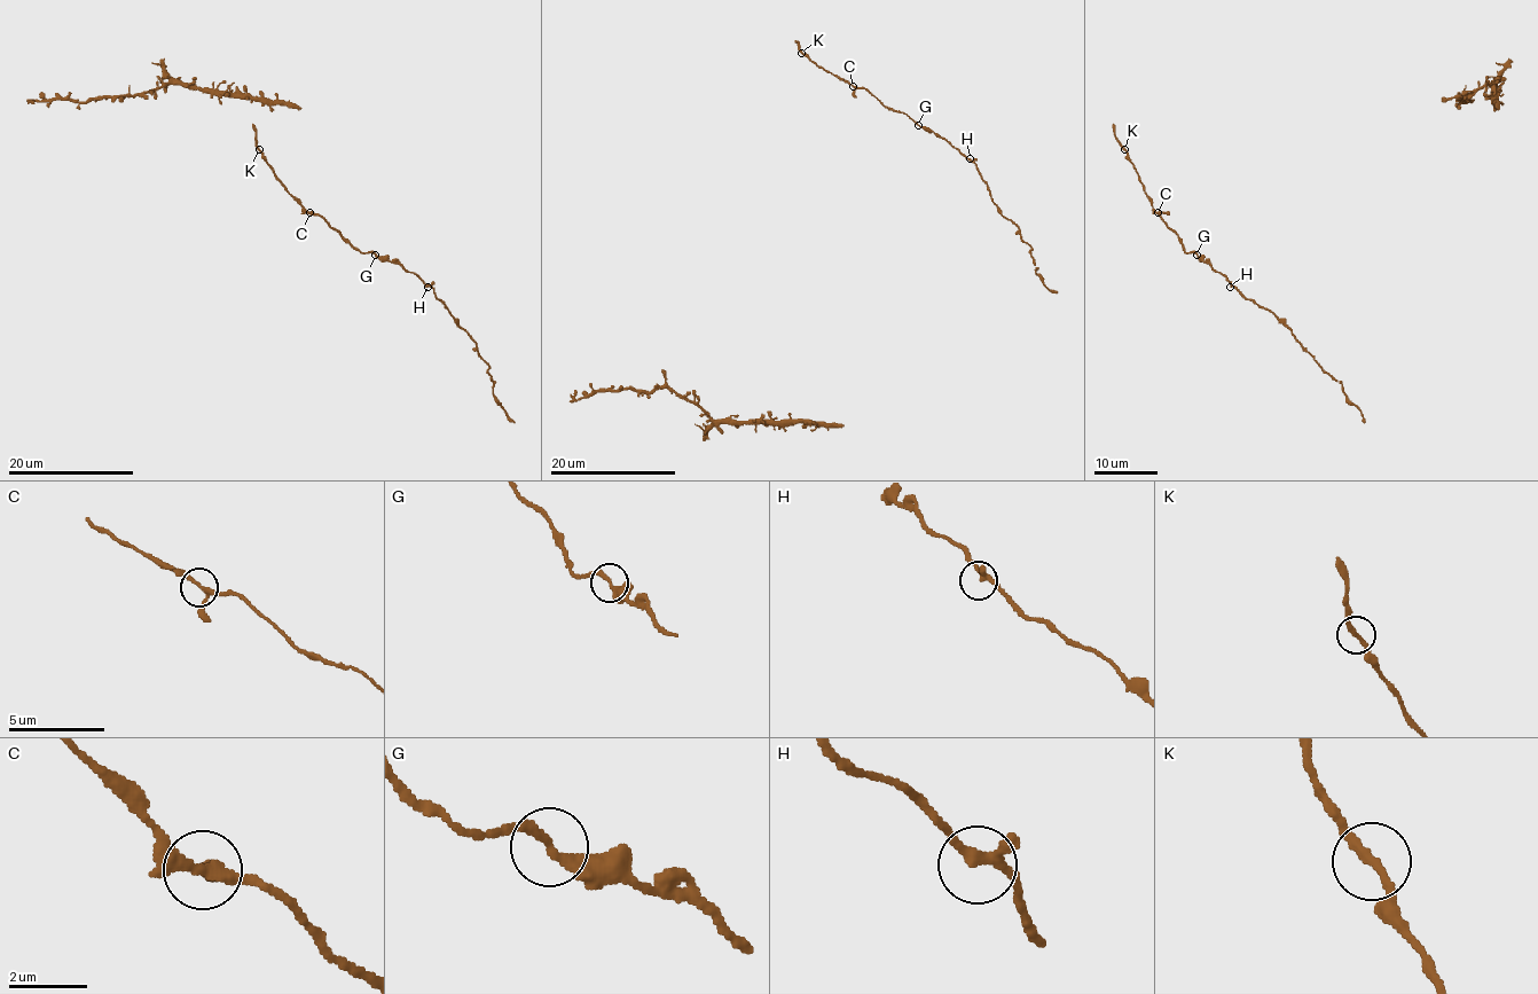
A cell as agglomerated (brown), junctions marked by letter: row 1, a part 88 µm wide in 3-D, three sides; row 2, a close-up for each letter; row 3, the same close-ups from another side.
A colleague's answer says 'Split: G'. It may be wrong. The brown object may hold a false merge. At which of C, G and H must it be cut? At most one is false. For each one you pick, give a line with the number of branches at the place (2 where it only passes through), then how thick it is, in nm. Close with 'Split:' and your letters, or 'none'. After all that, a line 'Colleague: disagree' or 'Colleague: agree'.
Split: none
Colleague: disagree

